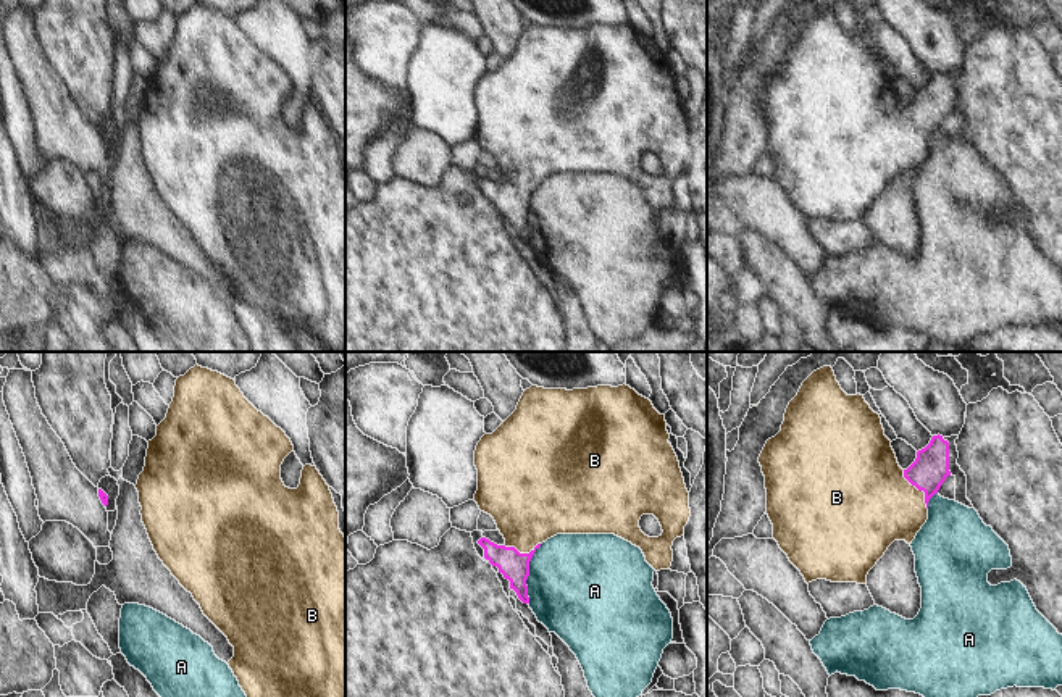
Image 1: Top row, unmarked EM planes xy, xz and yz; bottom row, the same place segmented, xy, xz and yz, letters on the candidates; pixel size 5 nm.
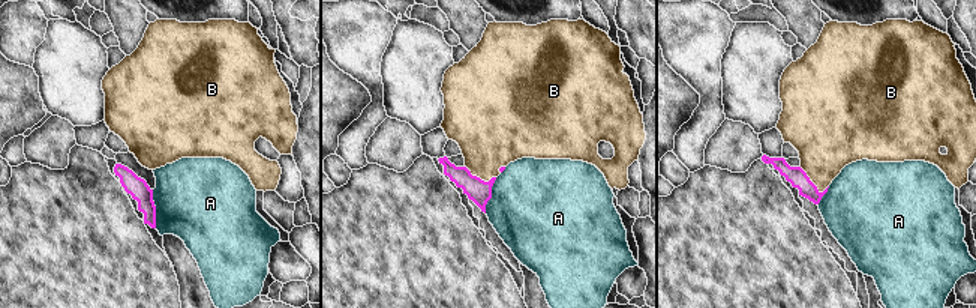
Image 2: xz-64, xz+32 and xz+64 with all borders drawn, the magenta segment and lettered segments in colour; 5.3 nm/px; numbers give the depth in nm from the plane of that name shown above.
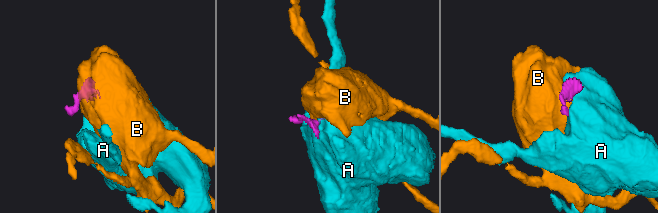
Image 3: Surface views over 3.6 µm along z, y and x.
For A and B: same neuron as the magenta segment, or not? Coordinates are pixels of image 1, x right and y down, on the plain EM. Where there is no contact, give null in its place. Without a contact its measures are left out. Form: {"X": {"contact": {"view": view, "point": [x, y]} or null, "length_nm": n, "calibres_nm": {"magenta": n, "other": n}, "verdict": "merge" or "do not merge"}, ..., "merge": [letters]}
{"A": {"contact": {"view": "xz", "point": [528, 213]}, "length_nm": 320, "calibres_nm": {"magenta": 140, "other": 500}, "verdict": "do not merge"}, "B": {"contact": {"view": "yz", "point": [919, 128]}, "length_nm": 240, "calibres_nm": {"magenta": 180, "other": 420}, "verdict": "merge"}, "merge": ["B"]}

